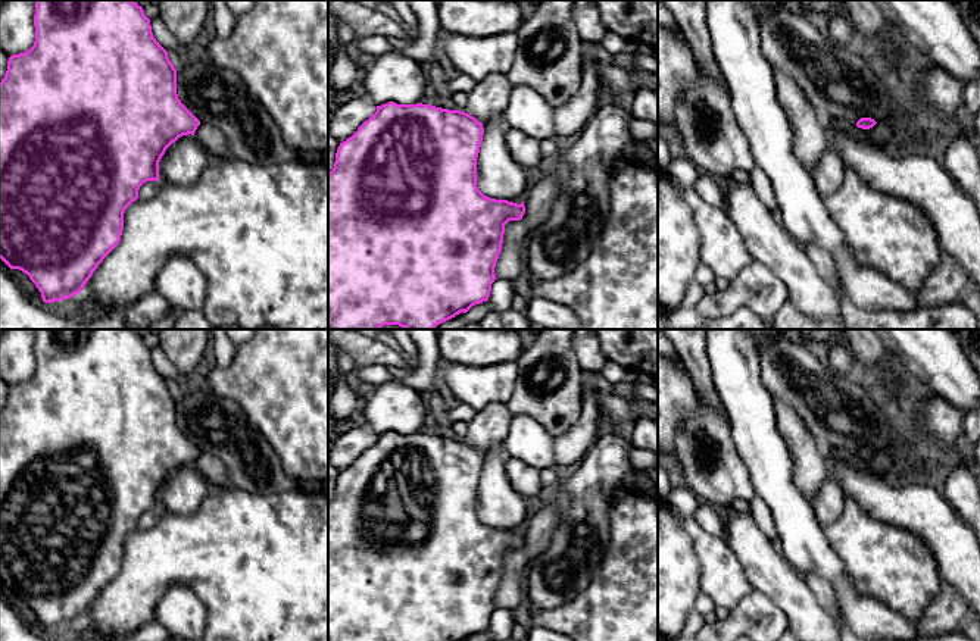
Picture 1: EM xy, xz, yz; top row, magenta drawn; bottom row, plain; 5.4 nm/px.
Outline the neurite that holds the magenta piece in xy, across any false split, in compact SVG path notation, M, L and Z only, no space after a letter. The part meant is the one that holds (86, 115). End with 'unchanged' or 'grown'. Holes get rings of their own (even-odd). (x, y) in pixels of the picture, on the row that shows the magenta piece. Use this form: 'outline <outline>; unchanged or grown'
outline M35 0L34 46L9 57L0 82L0 259L29 276L44 303L71 298L82 291L103 259L119 244L125 209L138 198L140 187L159 181L159 162L166 148L182 135L194 135L200 121L177 94L177 69L168 51L156 41L150 19L132 0Z; unchanged

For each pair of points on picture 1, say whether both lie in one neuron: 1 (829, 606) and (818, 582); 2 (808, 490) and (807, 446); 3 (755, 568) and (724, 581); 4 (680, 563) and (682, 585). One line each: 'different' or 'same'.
1: same
2: same
3: different
4: same

